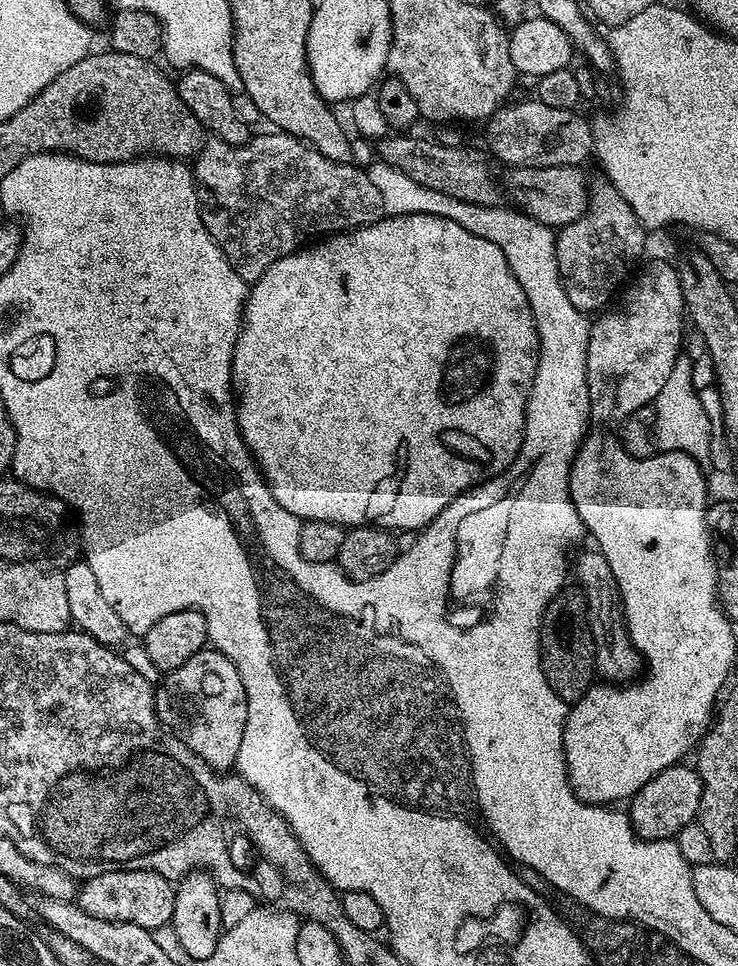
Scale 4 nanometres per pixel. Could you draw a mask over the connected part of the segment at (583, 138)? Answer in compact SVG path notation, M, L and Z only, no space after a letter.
M529 98L529 100L520 100L517 104L511 102L505 103L496 109L486 121L484 136L488 139L487 151L493 157L504 163L504 166L513 168L545 168L546 166L566 166L574 164L583 165L587 156L593 155L592 147L592 126L586 119L583 120L576 110L554 110L554 106L546 106L540 100Z

